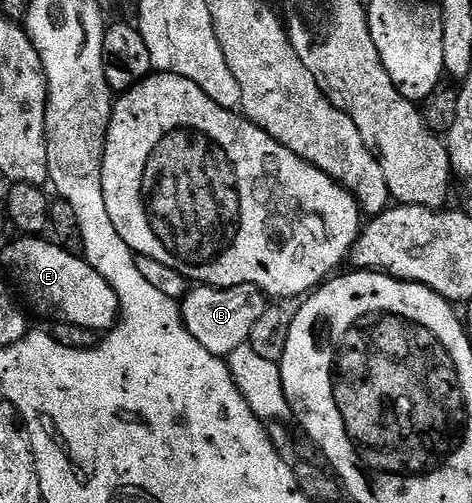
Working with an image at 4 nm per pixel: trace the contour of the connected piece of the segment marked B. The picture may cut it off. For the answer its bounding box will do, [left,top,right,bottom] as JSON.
[182,285,269,359]

